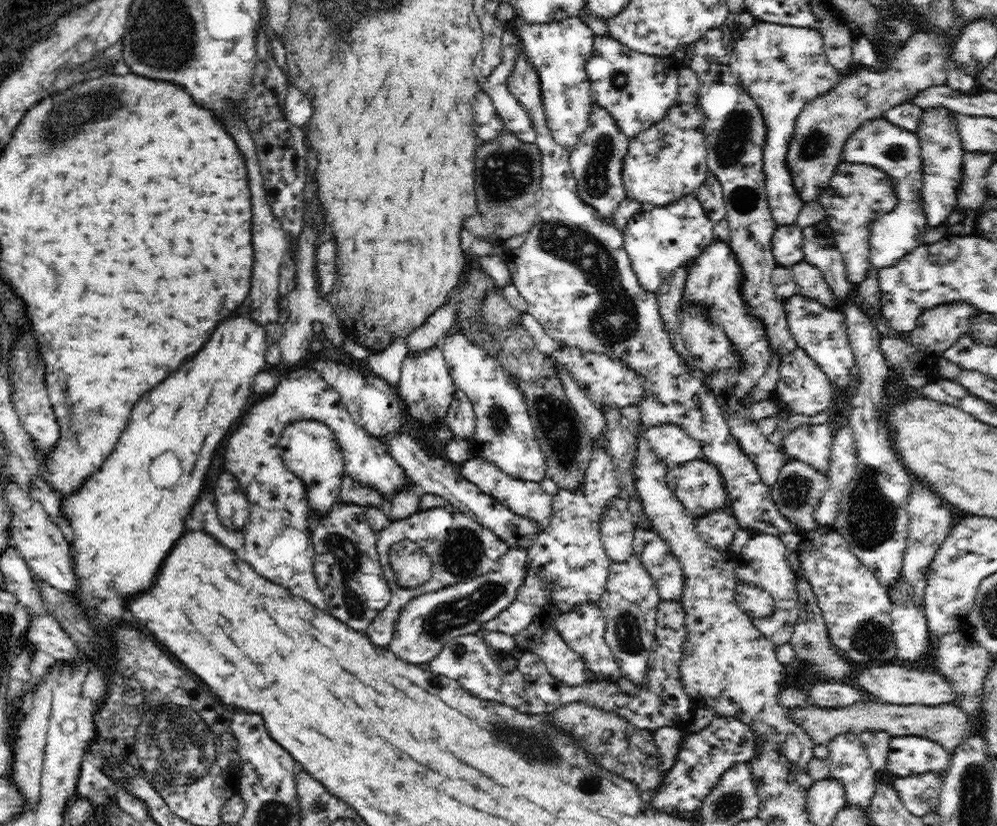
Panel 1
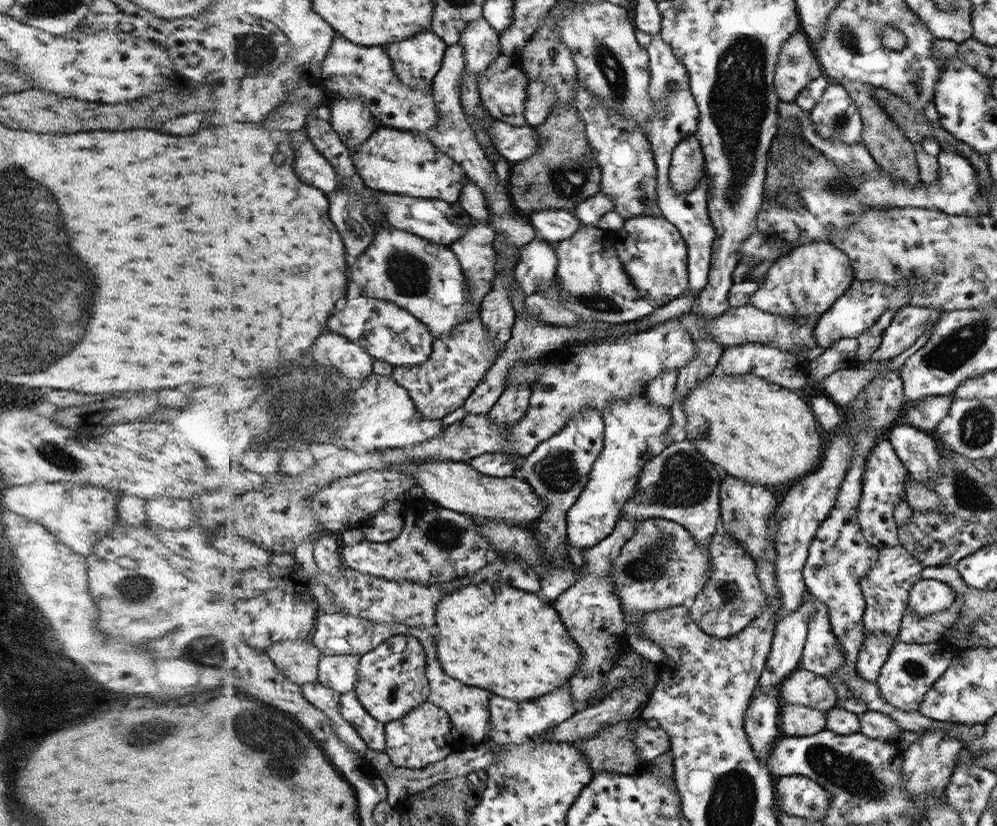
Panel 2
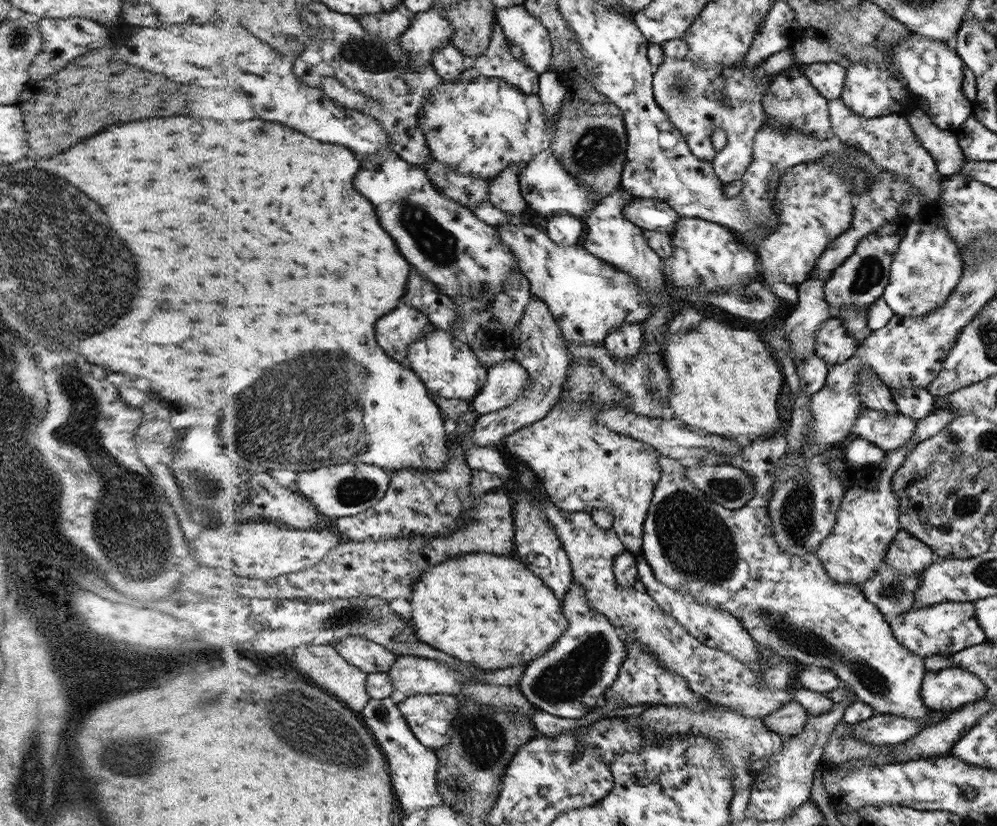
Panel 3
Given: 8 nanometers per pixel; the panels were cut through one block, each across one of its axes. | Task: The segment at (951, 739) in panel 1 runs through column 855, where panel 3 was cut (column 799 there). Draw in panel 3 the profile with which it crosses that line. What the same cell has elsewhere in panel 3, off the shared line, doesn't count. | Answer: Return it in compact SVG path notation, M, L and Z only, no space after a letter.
M791 700L784 703L778 710L768 714L763 721L777 735L791 737L804 730L808 719L808 711L798 702Z

